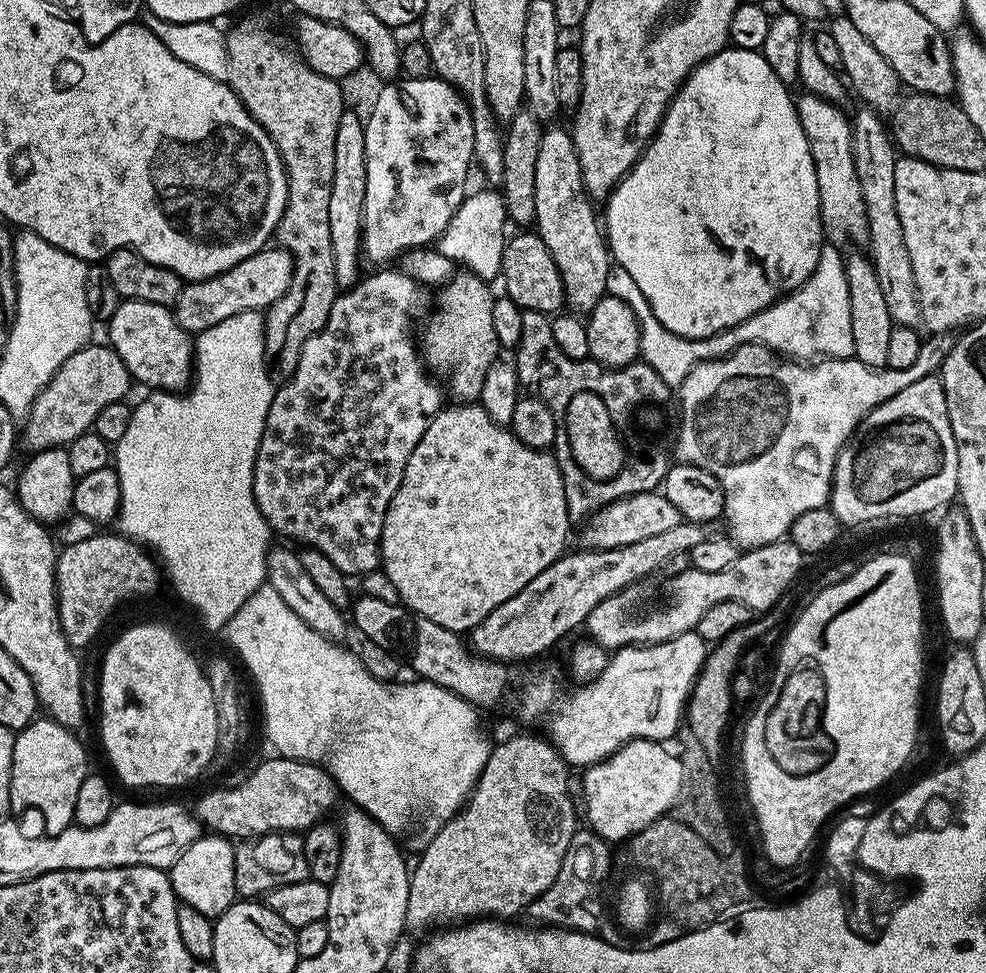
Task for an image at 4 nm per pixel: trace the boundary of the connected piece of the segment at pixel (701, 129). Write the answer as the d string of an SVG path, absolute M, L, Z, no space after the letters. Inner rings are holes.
M735 46L724 48L699 64L684 79L684 84L676 91L676 97L672 99L662 118L660 129L635 166L617 182L616 189L607 198L608 209L602 212L602 224L606 229L611 259L620 264L622 270L630 270L634 286L638 286L646 302L650 302L654 318L658 318L658 322L662 322L666 330L682 334L682 338L710 338L738 326L738 322L746 322L746 318L766 310L766 306L770 306L775 300L802 287L806 278L814 274L814 266L818 266L820 250L826 240L824 228L820 225L818 178L814 174L814 158L810 158L810 146L806 142L802 122L798 122L793 93L788 92L791 92L789 85L784 84L782 78L774 74L774 70L770 70L770 62L766 62L763 51Z

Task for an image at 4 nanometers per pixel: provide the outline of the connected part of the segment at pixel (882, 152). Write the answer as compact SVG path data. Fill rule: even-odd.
M867 106L861 107L856 116L852 118L852 149L854 150L854 164L858 173L858 182L861 183L863 202L866 203L868 218L868 247L870 246L870 259L878 274L878 282L881 283L882 294L885 295L886 306L890 309L890 316L895 325L902 324L915 327L921 323L920 303L917 300L917 284L914 282L914 272L911 269L910 254L907 253L906 240L902 233L902 222L898 219L898 208L894 195L894 166L898 159L895 144L891 135L880 120L881 116L875 109Z

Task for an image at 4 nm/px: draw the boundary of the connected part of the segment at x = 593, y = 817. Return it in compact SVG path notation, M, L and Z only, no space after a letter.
M632 740L629 744L624 744L617 752L607 756L601 764L590 764L583 769L584 776L584 808L582 804L582 812L588 815L587 827L595 832L597 836L602 837L609 842L627 842L636 832L641 832L646 826L650 826L655 820L667 817L673 811L674 805L679 801L684 787L684 771L682 770L682 762L679 755L675 751L667 752L663 743L654 740Z

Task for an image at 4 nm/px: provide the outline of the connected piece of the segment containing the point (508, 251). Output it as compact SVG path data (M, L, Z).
M520 230L517 236L507 237L502 254L500 276L504 280L503 291L525 312L556 314L565 307L562 274L554 262L554 254L542 242L535 230Z

